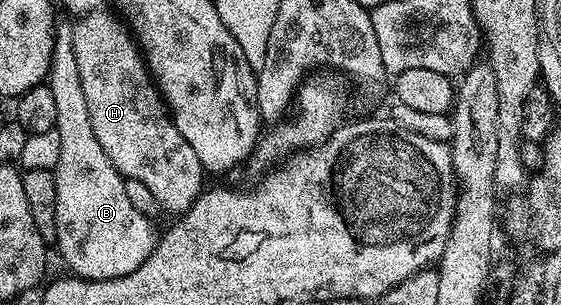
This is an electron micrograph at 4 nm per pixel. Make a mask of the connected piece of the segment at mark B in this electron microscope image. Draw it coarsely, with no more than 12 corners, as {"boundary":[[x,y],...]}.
{"boundary":[[56,22],[55,248],[110,281],[157,248],[99,147],[73,25]]}

